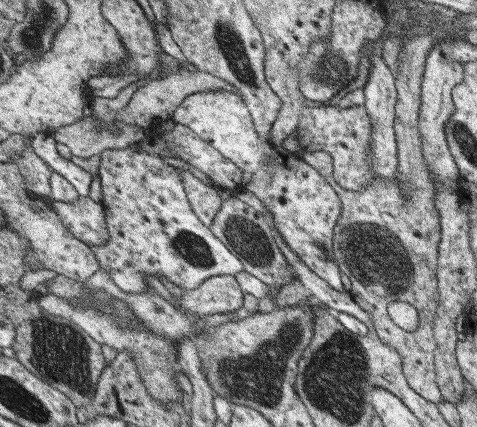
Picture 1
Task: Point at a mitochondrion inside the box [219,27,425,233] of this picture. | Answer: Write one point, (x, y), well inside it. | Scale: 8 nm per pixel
(329, 68)

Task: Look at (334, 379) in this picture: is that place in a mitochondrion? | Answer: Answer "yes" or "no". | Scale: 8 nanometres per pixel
yes

